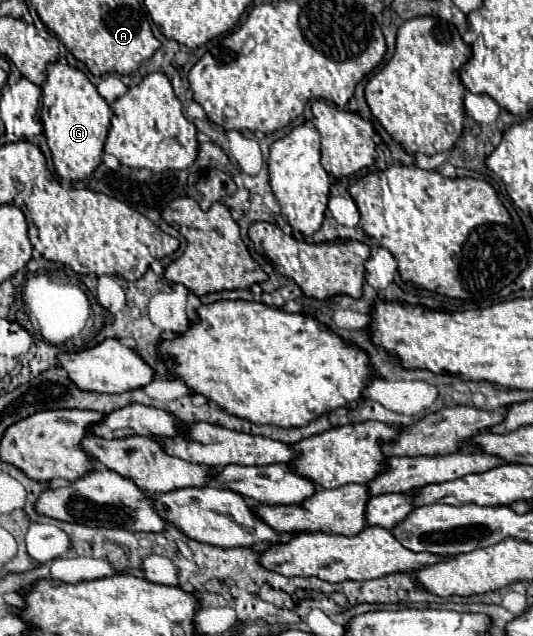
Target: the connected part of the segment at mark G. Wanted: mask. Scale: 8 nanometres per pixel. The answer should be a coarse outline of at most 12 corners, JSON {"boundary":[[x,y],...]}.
{"boundary":[[50,63],[42,127],[60,179],[102,163],[112,111],[88,77]]}

